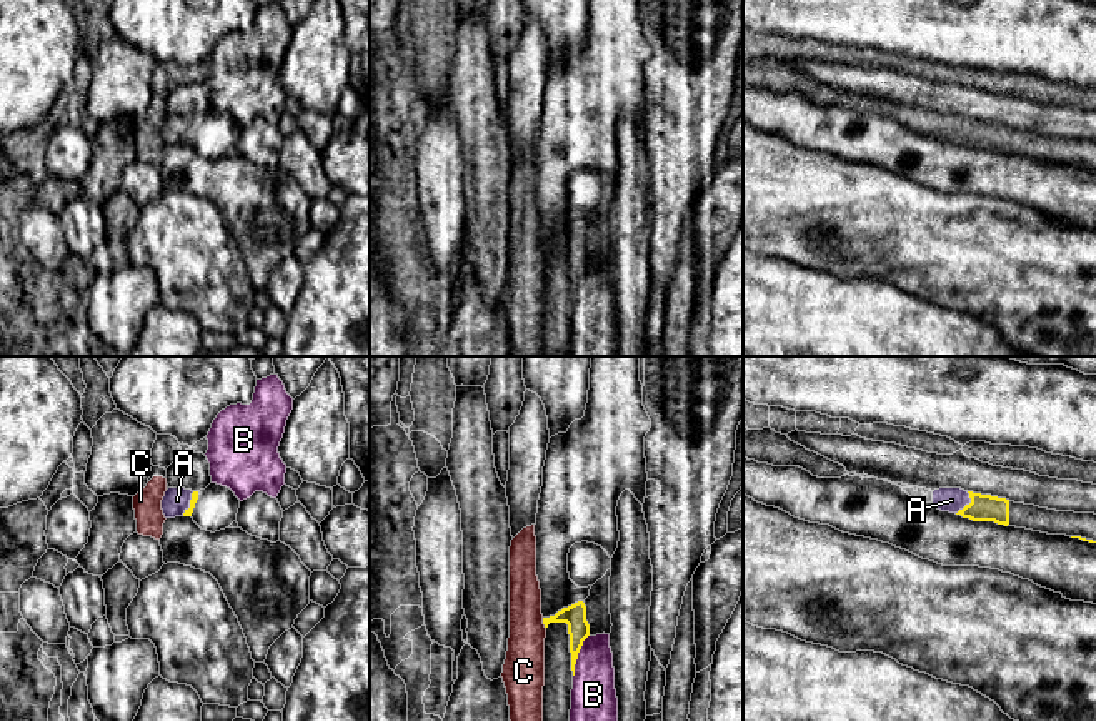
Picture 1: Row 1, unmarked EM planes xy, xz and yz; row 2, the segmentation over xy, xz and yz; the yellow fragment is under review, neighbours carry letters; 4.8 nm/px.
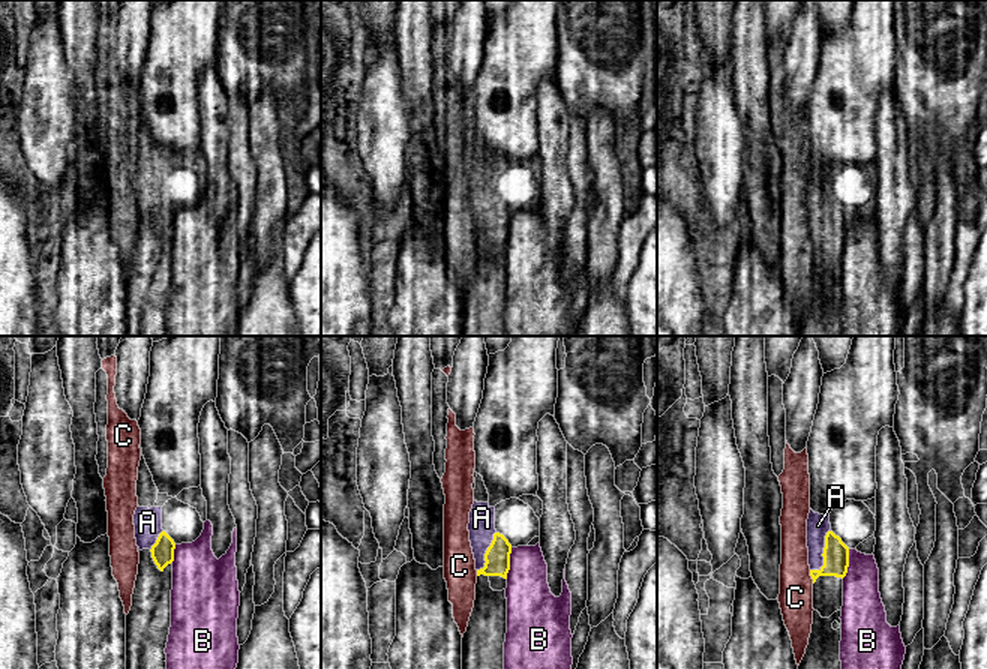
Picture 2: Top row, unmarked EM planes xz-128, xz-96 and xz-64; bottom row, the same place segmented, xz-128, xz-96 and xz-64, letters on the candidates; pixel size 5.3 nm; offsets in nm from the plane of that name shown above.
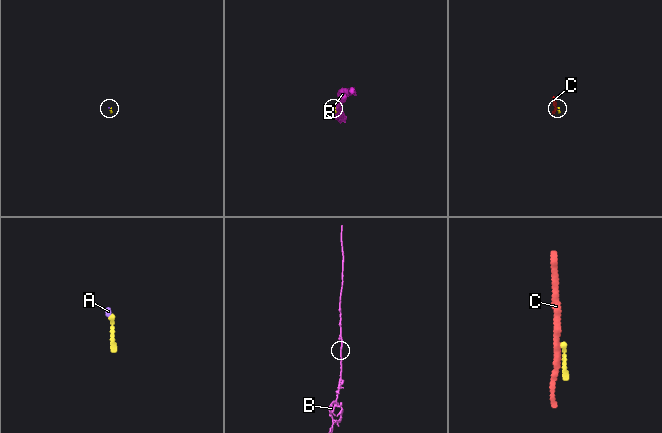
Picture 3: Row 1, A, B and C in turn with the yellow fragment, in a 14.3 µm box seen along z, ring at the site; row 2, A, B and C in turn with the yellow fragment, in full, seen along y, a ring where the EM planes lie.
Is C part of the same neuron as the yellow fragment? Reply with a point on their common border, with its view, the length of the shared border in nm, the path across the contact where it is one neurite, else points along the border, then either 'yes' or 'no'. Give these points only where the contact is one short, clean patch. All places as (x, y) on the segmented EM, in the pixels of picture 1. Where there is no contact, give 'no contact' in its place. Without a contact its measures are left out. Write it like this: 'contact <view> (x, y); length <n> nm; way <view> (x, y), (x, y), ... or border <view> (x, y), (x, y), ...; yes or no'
contact xz (543, 623); length 60 nm; no

